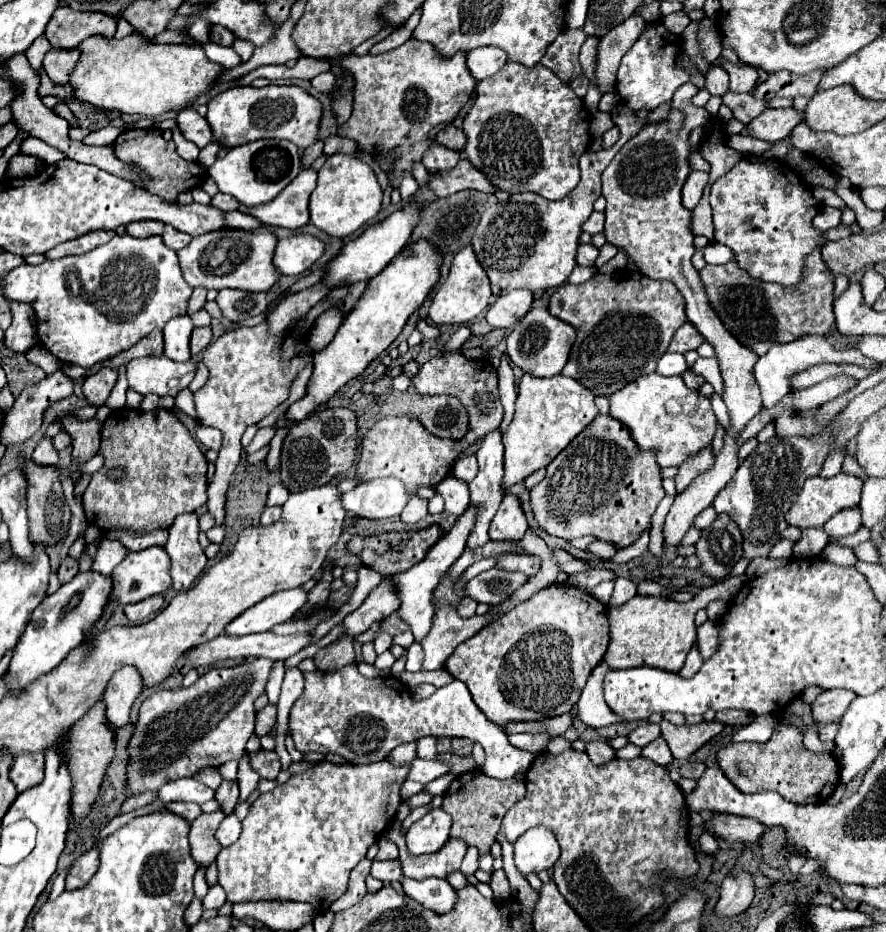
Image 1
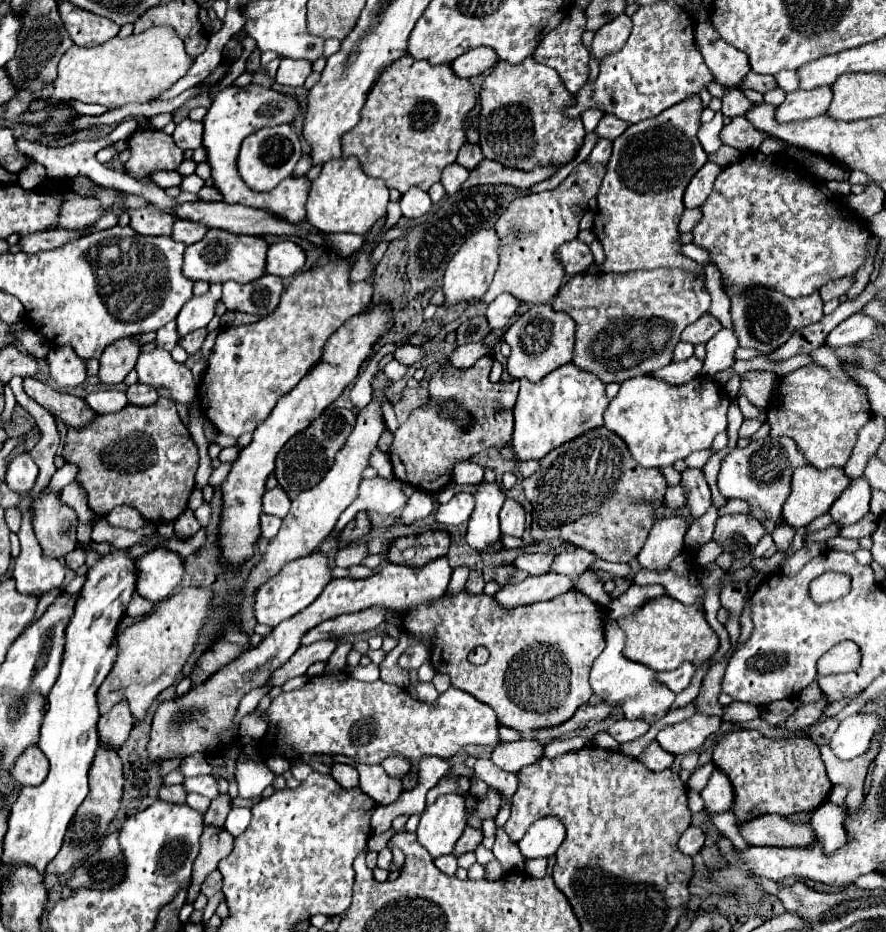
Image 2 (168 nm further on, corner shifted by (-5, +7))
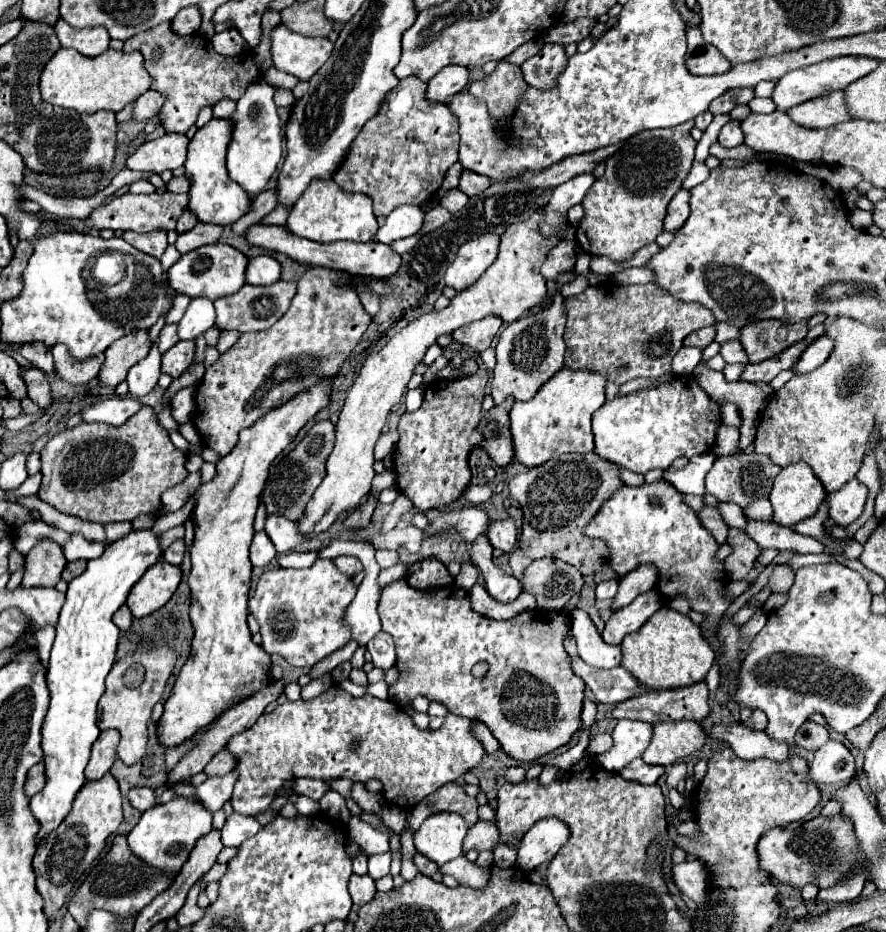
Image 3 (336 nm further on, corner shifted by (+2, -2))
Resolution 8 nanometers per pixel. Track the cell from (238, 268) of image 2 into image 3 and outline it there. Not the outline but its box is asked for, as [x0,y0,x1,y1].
[168,242,248,300]

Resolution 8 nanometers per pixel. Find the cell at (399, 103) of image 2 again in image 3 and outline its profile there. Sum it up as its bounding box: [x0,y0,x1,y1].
[332,76,458,216]

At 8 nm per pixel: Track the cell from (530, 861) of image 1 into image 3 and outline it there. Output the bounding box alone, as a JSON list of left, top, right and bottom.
[516,818,570,872]

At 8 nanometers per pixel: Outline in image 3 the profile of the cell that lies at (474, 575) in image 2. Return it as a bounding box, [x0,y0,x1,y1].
[454,562,478,590]

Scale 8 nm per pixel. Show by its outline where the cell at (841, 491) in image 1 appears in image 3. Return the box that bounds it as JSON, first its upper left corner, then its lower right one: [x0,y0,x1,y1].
[768,462,826,526]

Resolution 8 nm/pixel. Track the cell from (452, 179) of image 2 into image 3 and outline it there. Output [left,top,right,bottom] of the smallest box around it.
[440,188,468,212]

